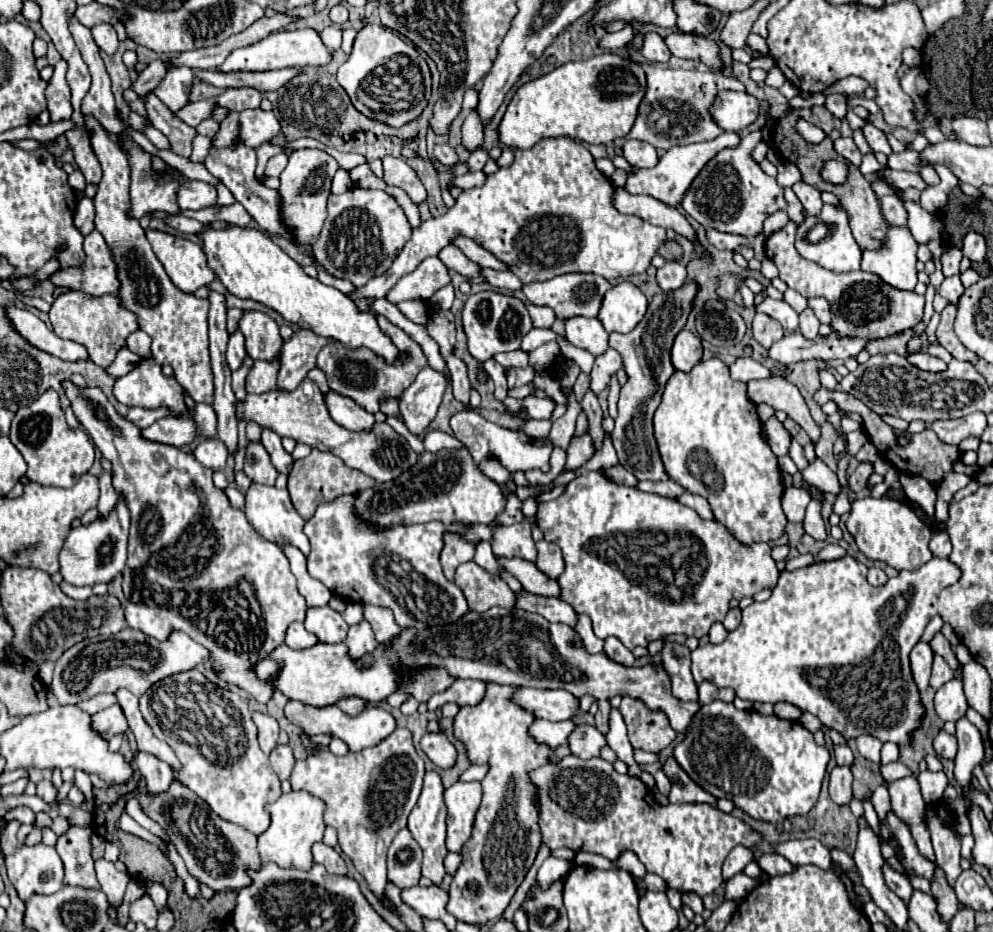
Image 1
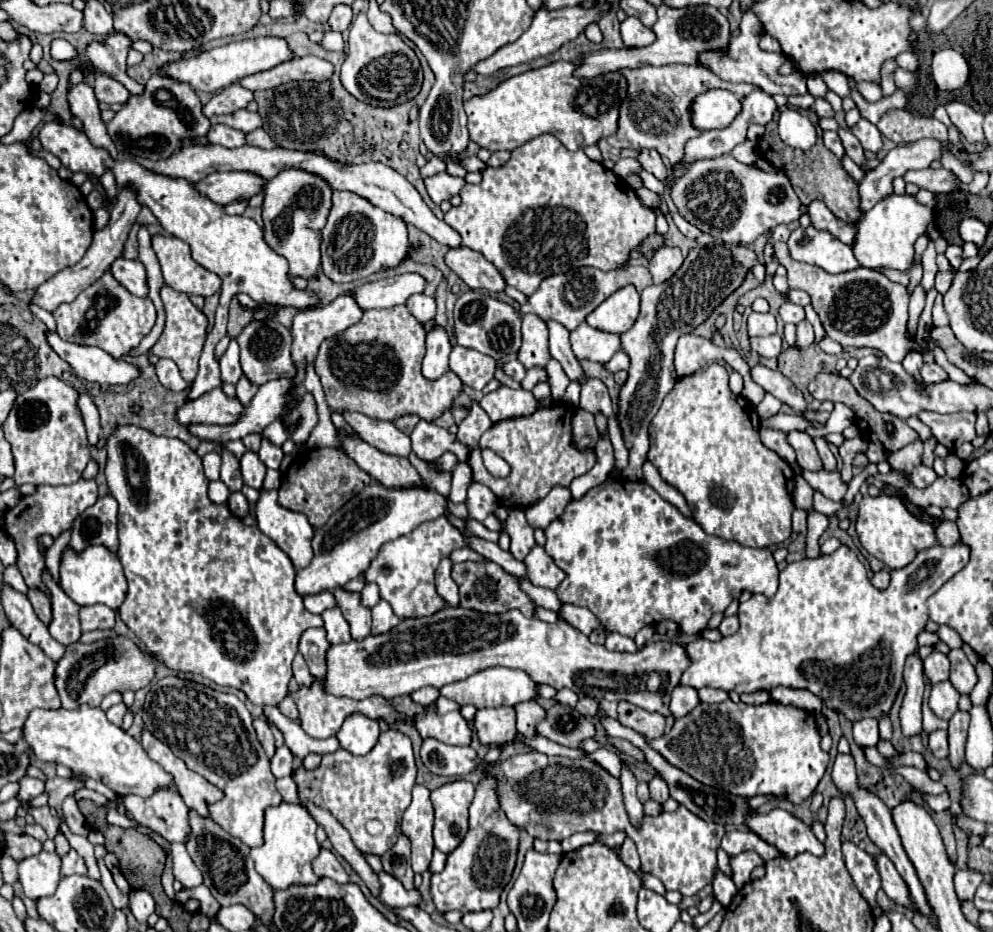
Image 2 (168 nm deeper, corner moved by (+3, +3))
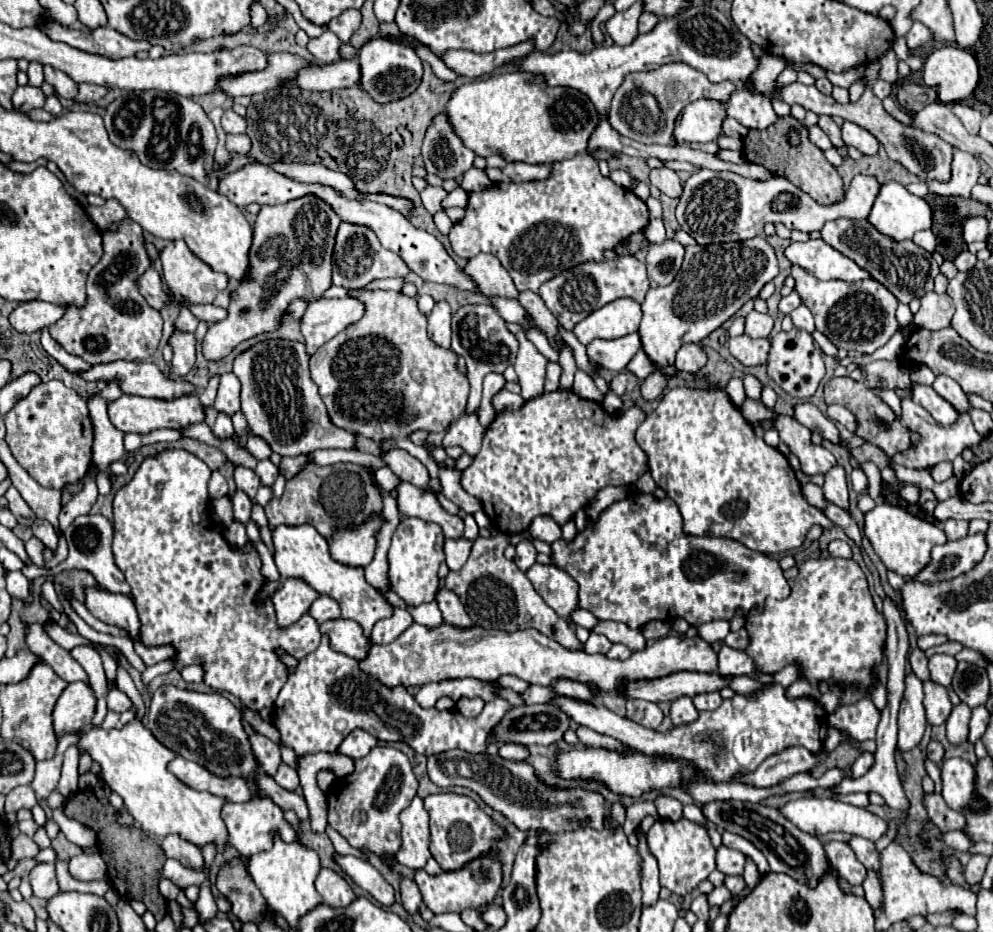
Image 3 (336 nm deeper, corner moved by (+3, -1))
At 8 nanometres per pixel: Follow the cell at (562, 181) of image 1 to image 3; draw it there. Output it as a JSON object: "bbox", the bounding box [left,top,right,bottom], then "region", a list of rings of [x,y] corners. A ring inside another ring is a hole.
{"bbox":[450,153,648,291],"region":[[[578,153],[572,159],[552,163],[552,173],[542,181],[510,181],[496,183],[484,191],[470,193],[466,215],[450,229],[450,245],[458,257],[472,259],[478,253],[492,253],[510,273],[518,291],[534,291],[548,279],[560,275],[576,265],[604,261],[604,251],[614,249],[630,235],[642,231],[648,225],[646,203],[632,191],[616,185],[610,177],[604,177],[598,169],[598,161],[590,153]]]}

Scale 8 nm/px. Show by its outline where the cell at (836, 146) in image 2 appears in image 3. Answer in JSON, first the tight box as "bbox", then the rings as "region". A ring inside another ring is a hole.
{"bbox":[808,127,832,151],"region":[[[808,127],[808,131],[810,131],[810,135],[808,135],[808,137],[810,137],[810,141],[812,141],[816,147],[820,147],[822,151],[832,147],[832,143],[830,143],[828,135],[826,135],[820,127]]]}

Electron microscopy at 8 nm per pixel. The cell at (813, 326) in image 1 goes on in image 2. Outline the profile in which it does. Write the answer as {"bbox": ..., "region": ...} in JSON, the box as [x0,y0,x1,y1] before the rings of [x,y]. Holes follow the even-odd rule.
{"bbox":[796,319,814,351],"region":[[[804,319],[796,325],[796,349],[804,351],[808,349],[810,345],[814,343],[814,331],[812,331],[812,325]]]}

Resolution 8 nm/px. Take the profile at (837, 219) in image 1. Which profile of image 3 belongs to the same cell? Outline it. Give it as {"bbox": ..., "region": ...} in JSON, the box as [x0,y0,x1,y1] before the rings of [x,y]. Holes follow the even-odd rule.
{"bbox":[784,239,870,281],"region":[[[808,239],[806,243],[790,243],[784,253],[790,263],[800,265],[804,271],[822,281],[828,279],[860,281],[870,277],[870,273],[866,273],[846,255],[840,255],[840,251],[832,249],[822,239]]]}

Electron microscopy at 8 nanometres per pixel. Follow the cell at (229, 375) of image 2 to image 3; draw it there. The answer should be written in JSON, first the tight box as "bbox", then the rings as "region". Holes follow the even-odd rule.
{"bbox":[214,373,240,415],"region":[[[224,373],[220,377],[220,387],[214,403],[216,411],[226,411],[228,415],[240,409],[240,381],[234,373]]]}

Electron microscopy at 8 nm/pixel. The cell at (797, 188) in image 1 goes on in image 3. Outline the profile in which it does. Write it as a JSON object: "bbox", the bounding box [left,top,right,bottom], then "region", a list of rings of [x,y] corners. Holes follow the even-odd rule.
{"bbox":[820,219,938,303],"region":[[[866,219],[828,221],[828,223],[824,223],[820,235],[828,245],[832,245],[840,253],[844,253],[852,261],[856,261],[862,269],[866,269],[872,275],[872,279],[876,279],[884,287],[888,287],[888,291],[892,291],[900,303],[910,303],[914,297],[922,297],[928,291],[932,291],[932,287],[934,287],[934,277],[938,275],[938,263],[932,259],[932,255],[928,251],[924,251],[922,247],[914,245],[912,241],[896,243],[896,241],[888,239],[886,235],[880,235]]]}

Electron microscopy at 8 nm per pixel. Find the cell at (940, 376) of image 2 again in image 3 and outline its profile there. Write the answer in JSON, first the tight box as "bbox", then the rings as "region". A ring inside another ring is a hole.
{"bbox":[932,375,970,413],"region":[[[938,375],[936,381],[932,383],[932,389],[934,389],[940,397],[944,397],[948,403],[952,403],[960,413],[964,413],[964,411],[970,409],[966,393],[962,391],[962,387],[960,387],[954,379],[948,379],[946,375]]]}

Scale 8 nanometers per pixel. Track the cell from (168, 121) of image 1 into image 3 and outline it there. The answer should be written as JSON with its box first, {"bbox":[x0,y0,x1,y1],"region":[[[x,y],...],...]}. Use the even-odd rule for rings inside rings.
{"bbox":[44,23,150,59],"region":[[[52,23],[52,27],[44,27],[44,33],[54,41],[62,41],[74,49],[92,55],[102,55],[108,59],[124,59],[132,57],[138,51],[150,49],[148,41],[128,39],[126,35],[118,33],[108,25],[98,27],[96,31],[76,31],[76,29],[66,29],[60,23]]]}

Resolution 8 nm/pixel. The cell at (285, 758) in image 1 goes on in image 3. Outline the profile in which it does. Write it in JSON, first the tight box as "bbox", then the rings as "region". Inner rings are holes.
{"bbox":[274,763,300,791],"region":[[[280,763],[278,771],[276,771],[276,775],[274,775],[274,781],[276,781],[280,787],[288,789],[288,791],[294,791],[294,789],[300,785],[296,769],[292,769],[292,767],[286,765],[286,763]]]}

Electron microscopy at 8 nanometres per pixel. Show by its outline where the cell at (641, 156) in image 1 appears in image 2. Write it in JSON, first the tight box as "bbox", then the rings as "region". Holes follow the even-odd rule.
{"bbox":[638,149,668,181],"region":[[[642,149],[638,161],[640,161],[640,165],[642,165],[646,171],[650,171],[656,179],[660,179],[660,181],[666,181],[666,179],[668,179],[668,167],[662,163],[662,157],[660,157],[656,151],[652,151],[652,149]]]}

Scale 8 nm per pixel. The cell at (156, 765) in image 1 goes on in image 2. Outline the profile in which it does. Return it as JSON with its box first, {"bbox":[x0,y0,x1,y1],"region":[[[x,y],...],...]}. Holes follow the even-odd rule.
{"bbox":[122,791,190,843],"region":[[[158,791],[148,799],[126,795],[122,803],[138,823],[154,829],[168,843],[186,843],[190,839],[190,809],[184,805],[176,791]]]}

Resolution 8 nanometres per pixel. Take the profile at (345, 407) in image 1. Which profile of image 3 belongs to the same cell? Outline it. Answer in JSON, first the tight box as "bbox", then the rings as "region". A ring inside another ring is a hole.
{"bbox":[380,447,428,489],"region":[[[390,447],[388,451],[380,451],[380,459],[400,477],[410,481],[416,487],[424,487],[428,489],[428,469],[422,465],[422,461],[418,461],[416,457],[412,457],[408,451],[398,449],[398,447]]]}

